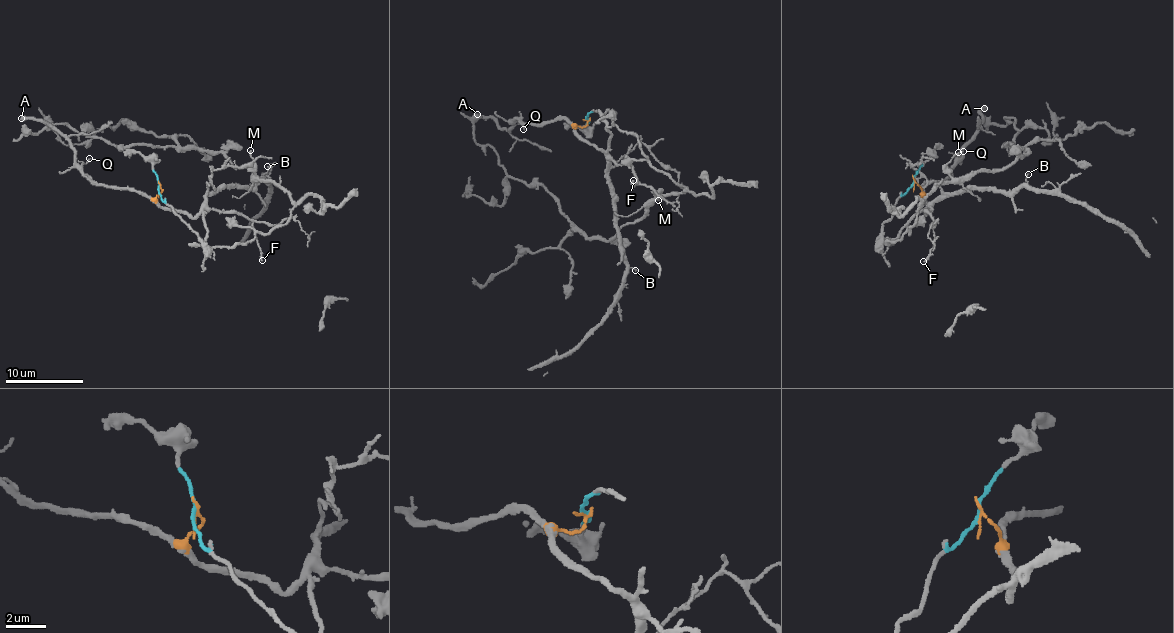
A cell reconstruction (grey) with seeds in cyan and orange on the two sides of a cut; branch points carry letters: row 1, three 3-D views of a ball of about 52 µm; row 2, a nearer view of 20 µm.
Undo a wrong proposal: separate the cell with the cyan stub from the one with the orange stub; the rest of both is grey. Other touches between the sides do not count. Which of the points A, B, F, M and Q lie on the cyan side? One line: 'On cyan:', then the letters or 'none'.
On cyan: M

